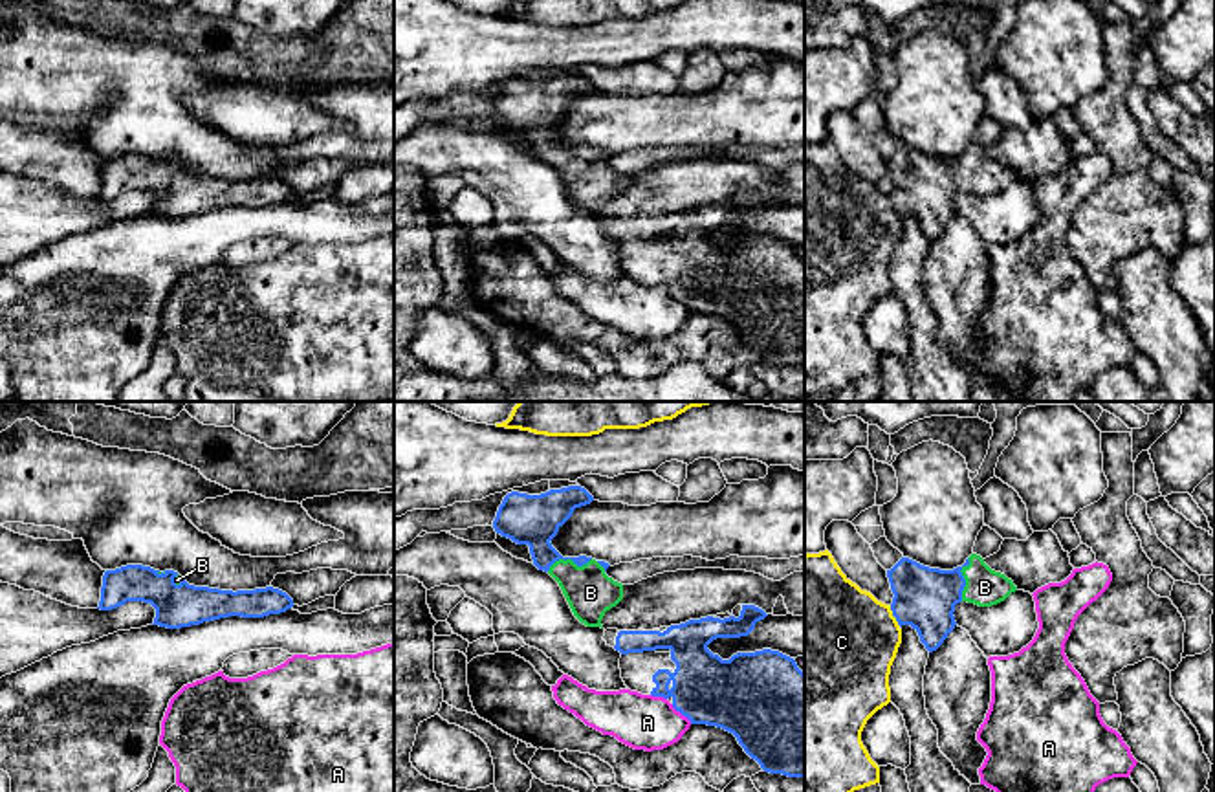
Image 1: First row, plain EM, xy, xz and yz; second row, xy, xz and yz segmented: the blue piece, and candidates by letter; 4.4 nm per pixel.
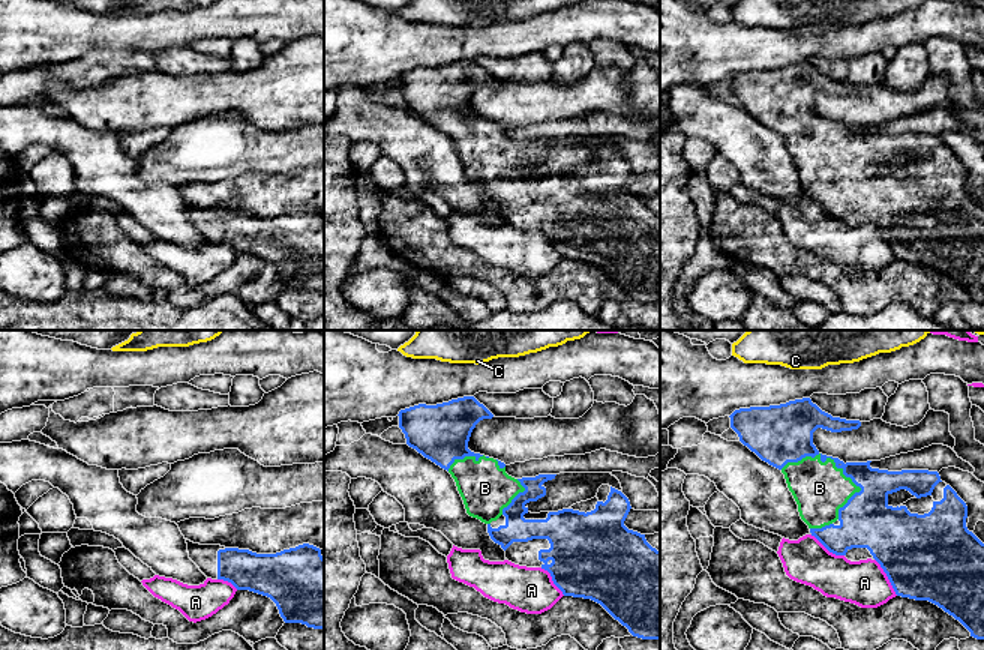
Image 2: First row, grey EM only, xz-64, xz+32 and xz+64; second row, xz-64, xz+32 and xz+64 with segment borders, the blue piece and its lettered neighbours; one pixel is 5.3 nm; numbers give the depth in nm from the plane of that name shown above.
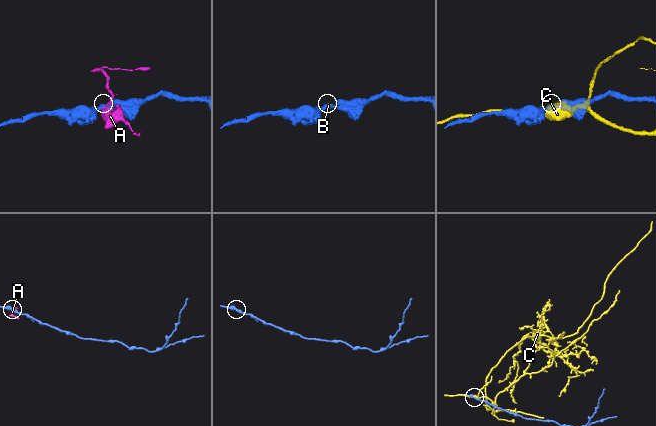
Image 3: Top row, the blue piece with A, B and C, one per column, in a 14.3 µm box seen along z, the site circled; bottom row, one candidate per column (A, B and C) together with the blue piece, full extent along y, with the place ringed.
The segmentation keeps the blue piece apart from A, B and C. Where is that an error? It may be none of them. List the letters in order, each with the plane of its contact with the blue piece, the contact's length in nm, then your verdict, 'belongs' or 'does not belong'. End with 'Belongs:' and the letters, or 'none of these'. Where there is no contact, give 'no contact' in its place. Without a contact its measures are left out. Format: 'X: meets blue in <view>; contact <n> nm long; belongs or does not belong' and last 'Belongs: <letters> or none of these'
A: meets blue in xz; contact 130 nm long; does not belong
B: meets blue in xz; contact 200 nm long; belongs
C: meets blue in yz; contact 110 nm long; does not belong
Belongs: B

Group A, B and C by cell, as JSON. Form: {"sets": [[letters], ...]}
{"sets": [["A"], ["B"], ["C"]]}

